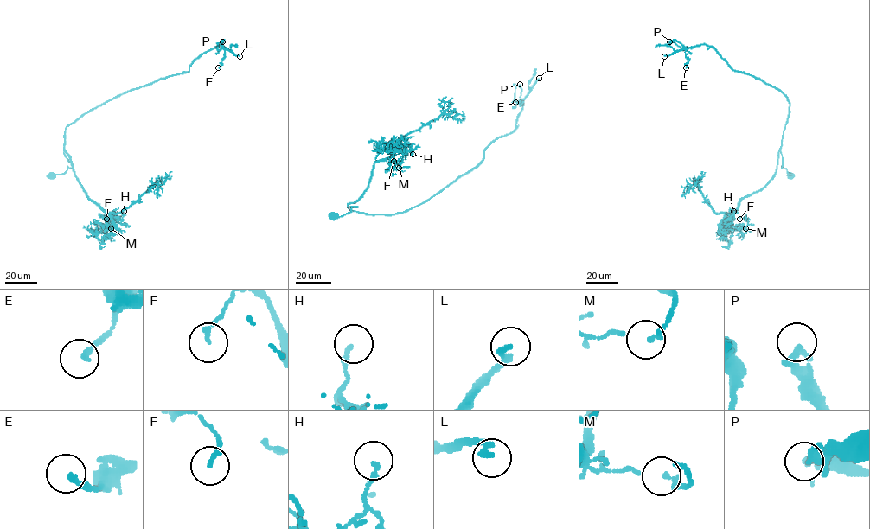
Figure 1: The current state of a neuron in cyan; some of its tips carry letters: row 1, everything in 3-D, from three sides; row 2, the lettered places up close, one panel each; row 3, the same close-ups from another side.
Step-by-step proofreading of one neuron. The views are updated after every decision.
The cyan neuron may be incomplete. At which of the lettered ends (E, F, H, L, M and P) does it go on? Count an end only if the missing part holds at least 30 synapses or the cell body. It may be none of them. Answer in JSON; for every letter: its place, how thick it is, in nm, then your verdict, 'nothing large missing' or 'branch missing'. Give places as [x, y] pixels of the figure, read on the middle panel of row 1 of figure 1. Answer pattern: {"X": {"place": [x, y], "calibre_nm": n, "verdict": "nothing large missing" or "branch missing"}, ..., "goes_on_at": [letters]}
{"E": {"place": [515, 102], "calibre_nm": 220, "verdict": "nothing large missing"}, "F": {"place": [393, 161], "calibre_nm": 160, "verdict": "nothing large missing"}, "H": {"place": [412, 154], "calibre_nm": 180, "verdict": "nothing large missing"}, "L": {"place": [539, 78], "calibre_nm": 240, "verdict": "branch missing"}, "M": {"place": [399, 168], "calibre_nm": 140, "verdict": "nothing large missing"}, "P": {"place": [520, 84], "calibre_nm": 190, "verdict": "nothing large missing"}, "goes_on_at": ["L"]}

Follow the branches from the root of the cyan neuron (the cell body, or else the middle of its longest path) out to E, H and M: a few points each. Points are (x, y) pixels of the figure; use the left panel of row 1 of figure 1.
E: (52, 175), (73, 167), (64, 152), (65, 130), (84, 114), (188, 72), (220, 44), (224, 57), (218, 67)
H: (52, 175), (63, 174), (67, 167), (73, 167), (64, 150), (88, 197), (114, 220), (120, 220), (124, 211)
M: (52, 175), (63, 174), (67, 167), (73, 167), (64, 150), (88, 197), (111, 217), (114, 226), (111, 228)

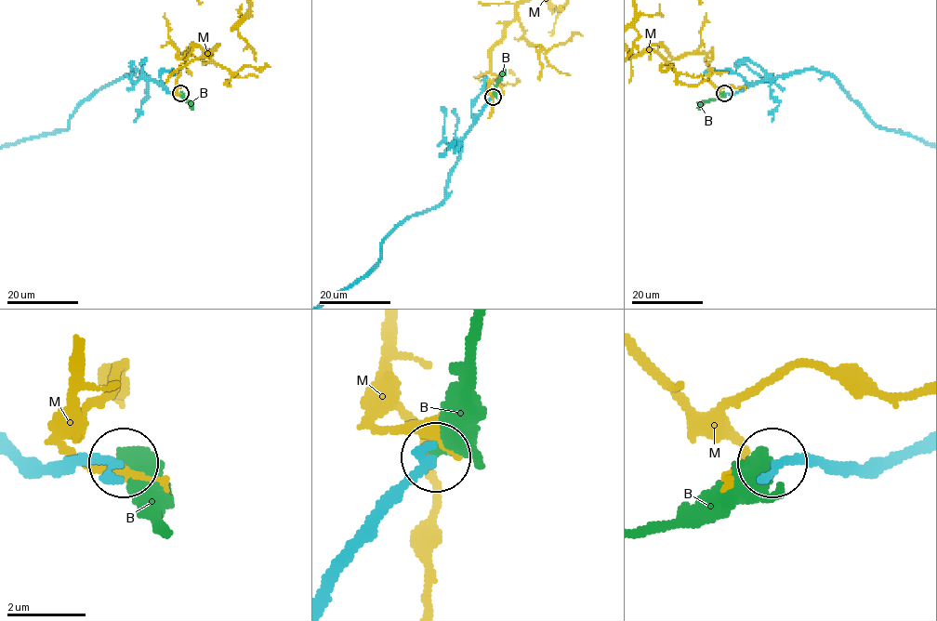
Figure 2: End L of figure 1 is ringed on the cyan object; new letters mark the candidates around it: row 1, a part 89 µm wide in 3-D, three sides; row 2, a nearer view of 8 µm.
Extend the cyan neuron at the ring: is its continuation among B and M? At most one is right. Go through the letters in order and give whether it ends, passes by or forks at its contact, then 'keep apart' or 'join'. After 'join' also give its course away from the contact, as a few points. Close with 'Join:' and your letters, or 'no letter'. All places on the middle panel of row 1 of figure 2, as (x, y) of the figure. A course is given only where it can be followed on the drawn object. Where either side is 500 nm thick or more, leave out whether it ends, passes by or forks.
B: it passes by; join; course (493, 97), (496, 79), (505, 70)
M: it passes by; keep apart
Join: B

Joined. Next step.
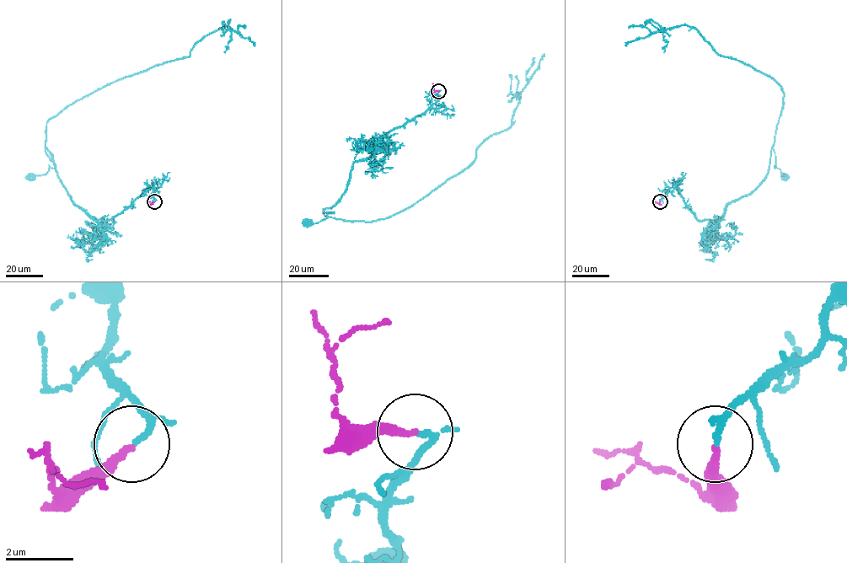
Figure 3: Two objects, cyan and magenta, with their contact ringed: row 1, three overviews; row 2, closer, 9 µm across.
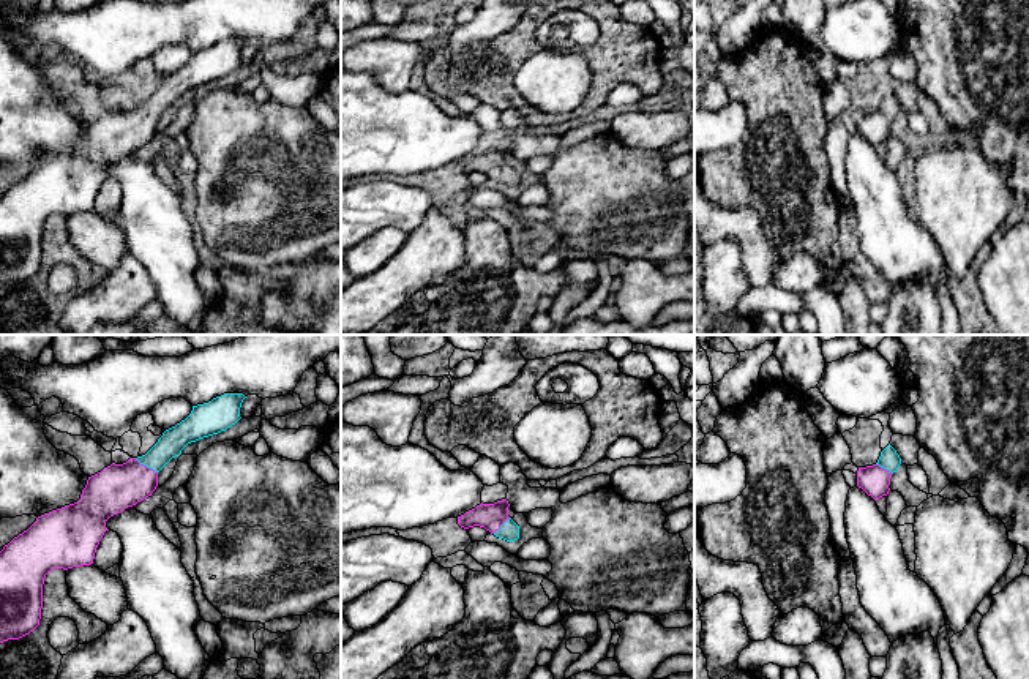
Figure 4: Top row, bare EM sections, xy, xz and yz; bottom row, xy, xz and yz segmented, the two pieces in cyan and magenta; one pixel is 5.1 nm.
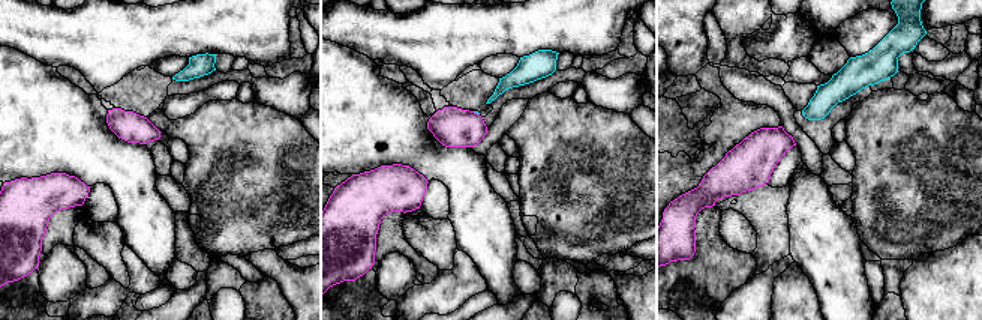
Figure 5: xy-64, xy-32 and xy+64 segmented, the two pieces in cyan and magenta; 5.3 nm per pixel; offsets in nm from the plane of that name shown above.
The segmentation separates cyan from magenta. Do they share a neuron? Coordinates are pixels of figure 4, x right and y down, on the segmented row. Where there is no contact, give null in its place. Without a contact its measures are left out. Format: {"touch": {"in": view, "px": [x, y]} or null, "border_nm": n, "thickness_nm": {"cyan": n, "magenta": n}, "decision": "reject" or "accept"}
{"touch": {"in": "xy", "px": [145, 465]}, "border_nm": 140, "thickness_nm": {"cyan": 130, "magenta": 240}, "decision": "accept"}

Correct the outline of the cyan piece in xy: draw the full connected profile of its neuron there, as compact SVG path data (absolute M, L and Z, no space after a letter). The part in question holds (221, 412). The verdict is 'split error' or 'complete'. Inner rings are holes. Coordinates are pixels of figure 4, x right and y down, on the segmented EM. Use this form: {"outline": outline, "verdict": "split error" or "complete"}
{"outline": "M224 393L193 406L191 414L166 430L142 456L112 463L88 477L80 499L36 518L0 551L0 643L19 640L39 625L43 584L54 568L93 564L106 521L152 496L158 472L199 439L235 425L243 393Z", "verdict": "split error"}

